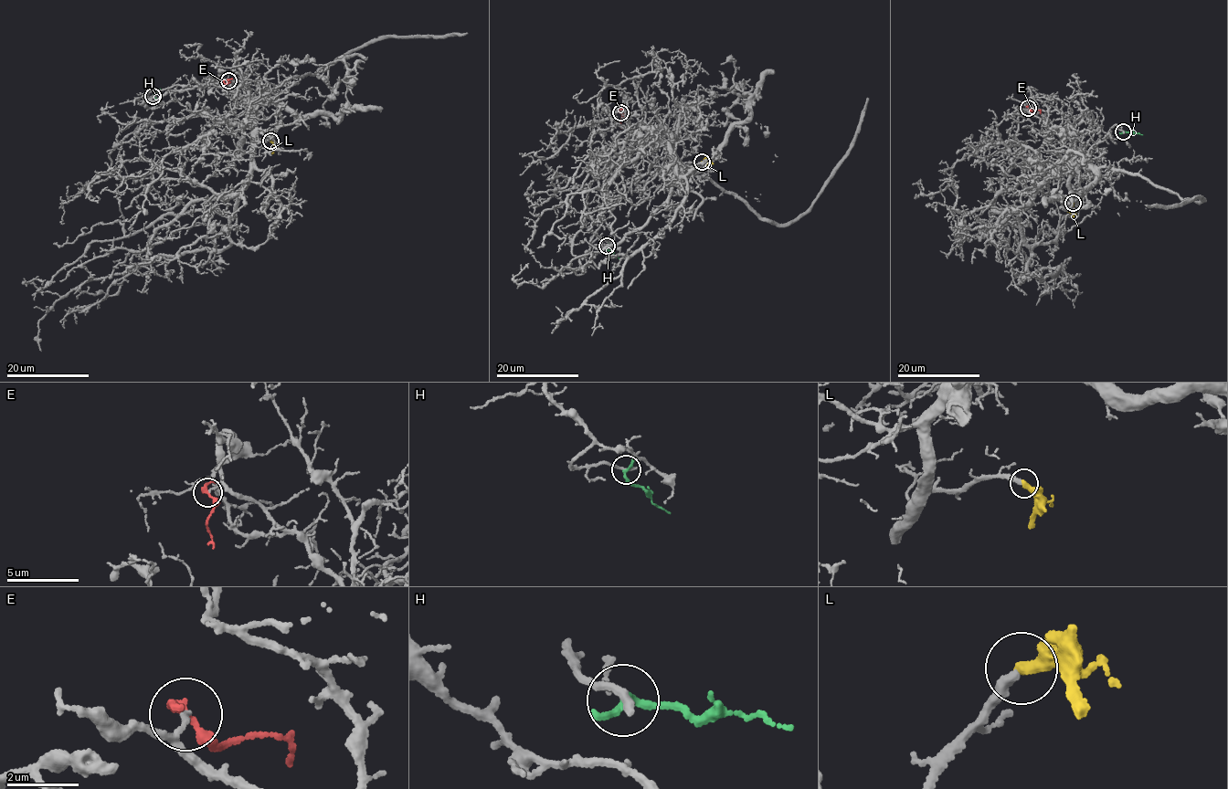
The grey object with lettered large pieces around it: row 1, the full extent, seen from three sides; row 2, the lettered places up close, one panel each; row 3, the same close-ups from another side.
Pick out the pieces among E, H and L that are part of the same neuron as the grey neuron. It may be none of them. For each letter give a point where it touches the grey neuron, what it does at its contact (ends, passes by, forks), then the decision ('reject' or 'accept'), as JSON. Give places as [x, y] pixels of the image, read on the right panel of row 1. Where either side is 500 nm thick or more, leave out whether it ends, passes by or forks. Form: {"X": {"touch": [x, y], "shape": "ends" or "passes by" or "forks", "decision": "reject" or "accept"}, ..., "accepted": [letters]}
{"E": {"touch": [1028, 108], "shape": "ends", "decision": "reject"}, "H": {"touch": [1123, 131], "shape": "ends", "decision": "reject"}, "L": {"touch": [1073, 203], "shape": "ends", "decision": "accept"}, "accepted": ["L"]}

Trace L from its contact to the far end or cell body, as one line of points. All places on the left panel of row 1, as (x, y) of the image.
L: (270, 141), (271, 153)

